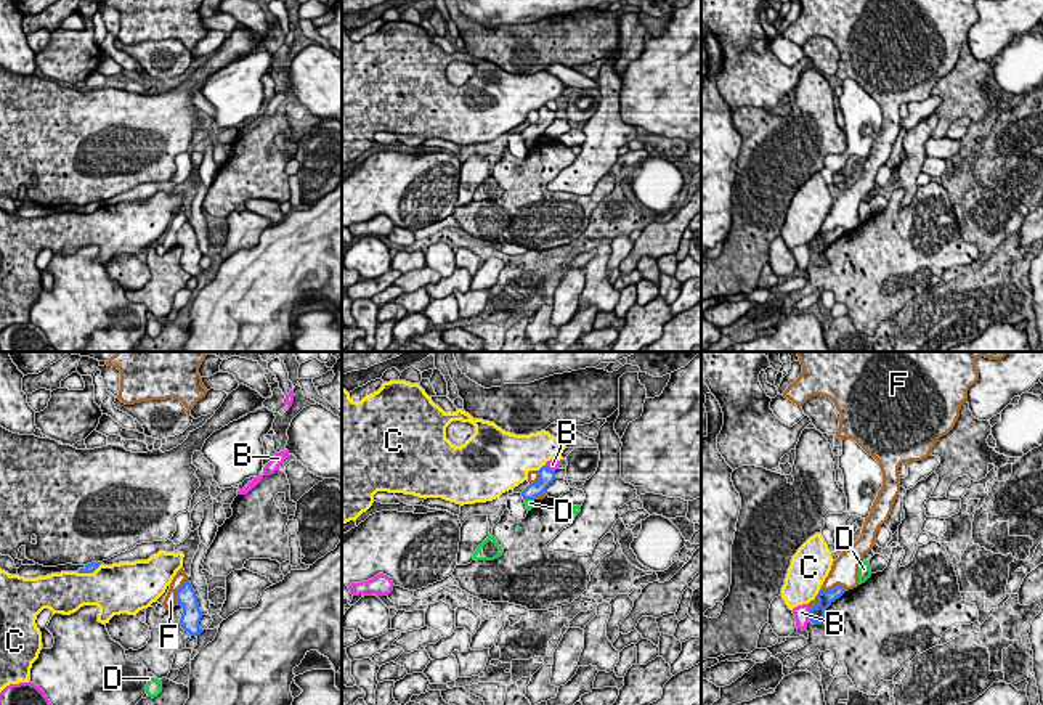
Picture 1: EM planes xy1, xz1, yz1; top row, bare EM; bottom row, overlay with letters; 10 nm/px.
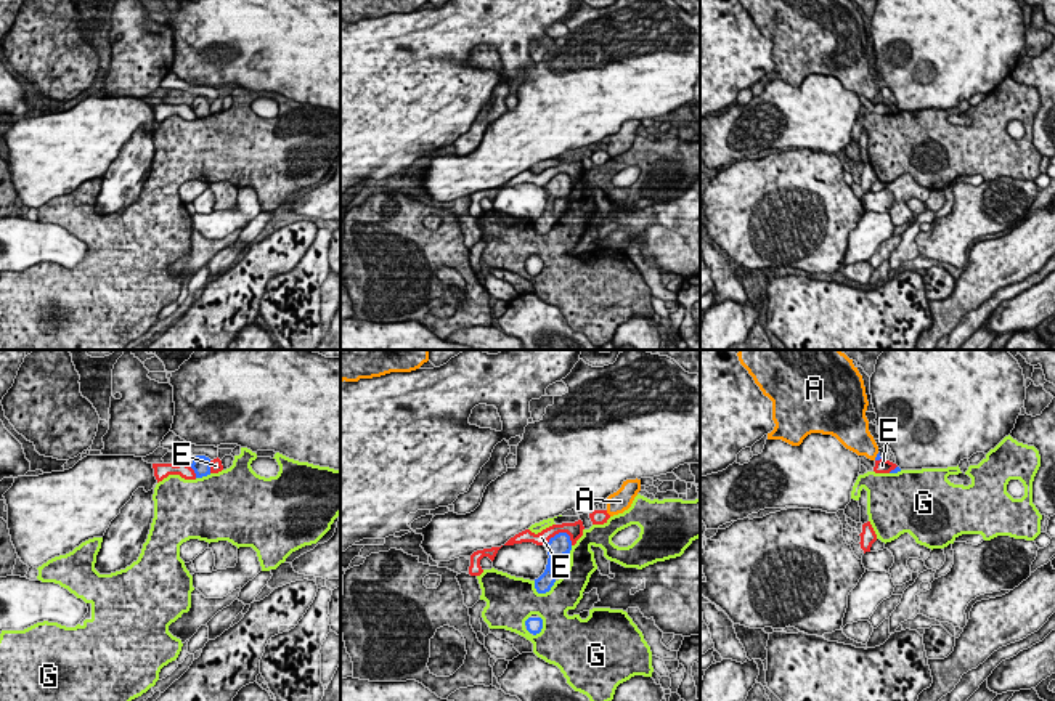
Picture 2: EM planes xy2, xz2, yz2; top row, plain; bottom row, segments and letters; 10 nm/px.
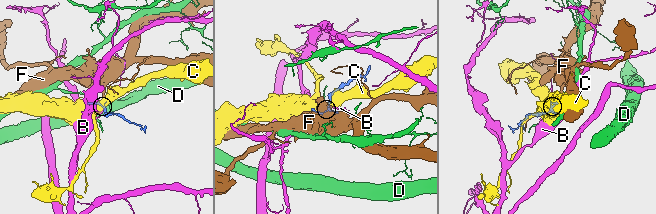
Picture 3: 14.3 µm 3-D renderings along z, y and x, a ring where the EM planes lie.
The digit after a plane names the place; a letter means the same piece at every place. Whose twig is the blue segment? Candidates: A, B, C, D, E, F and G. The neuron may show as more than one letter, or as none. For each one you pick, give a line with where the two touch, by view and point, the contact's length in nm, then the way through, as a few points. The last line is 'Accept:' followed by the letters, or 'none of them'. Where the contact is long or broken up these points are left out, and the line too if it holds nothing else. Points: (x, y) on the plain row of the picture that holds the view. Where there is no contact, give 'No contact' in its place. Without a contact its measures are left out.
A: Touches blue at yz2 (877, 97). Shared border 100 nm. Path across: yz2 (877, 98), (877, 97), (858, 81)
Accept: A

